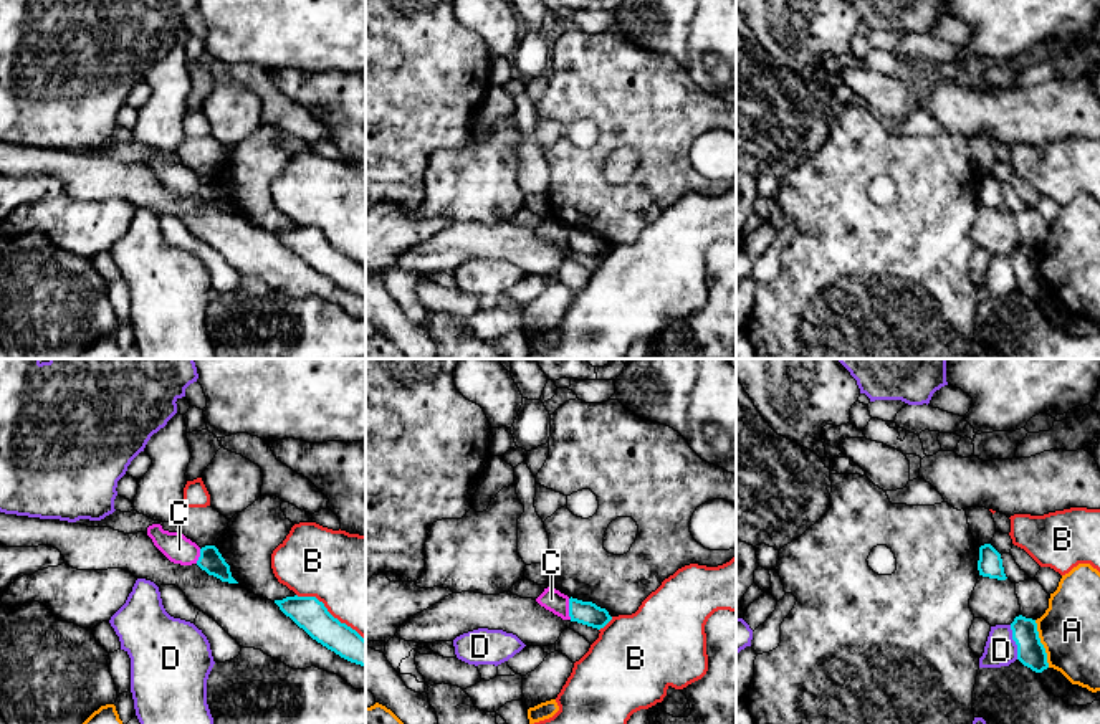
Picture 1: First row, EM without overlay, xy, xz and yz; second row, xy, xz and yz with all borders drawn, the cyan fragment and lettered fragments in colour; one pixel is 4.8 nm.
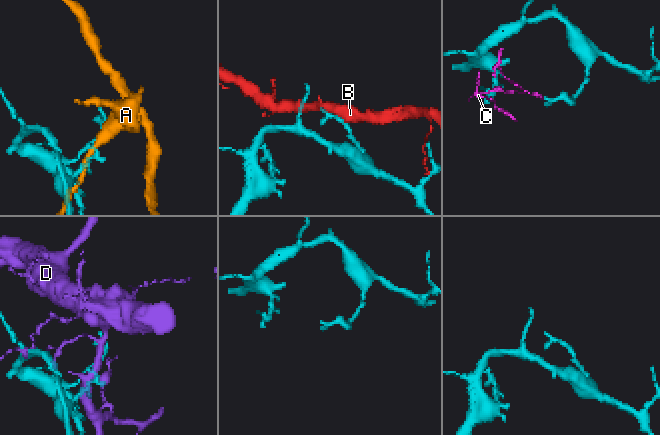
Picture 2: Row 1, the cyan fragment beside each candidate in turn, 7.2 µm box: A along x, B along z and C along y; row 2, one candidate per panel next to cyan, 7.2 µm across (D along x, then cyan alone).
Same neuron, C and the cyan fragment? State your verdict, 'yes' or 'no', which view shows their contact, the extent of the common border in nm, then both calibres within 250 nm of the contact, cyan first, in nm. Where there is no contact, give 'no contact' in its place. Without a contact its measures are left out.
no | xz | 110 nm | 110/110 nm

